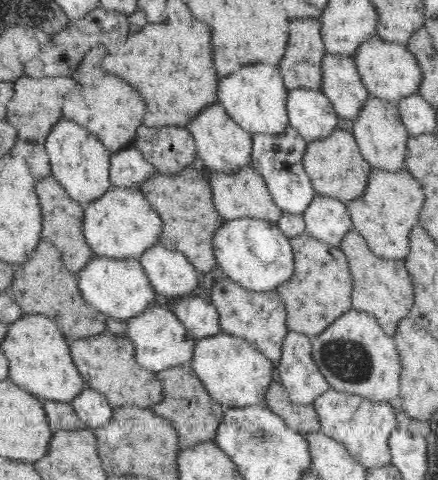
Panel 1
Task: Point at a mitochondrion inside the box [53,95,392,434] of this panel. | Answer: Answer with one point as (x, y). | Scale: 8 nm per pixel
(350, 363)

